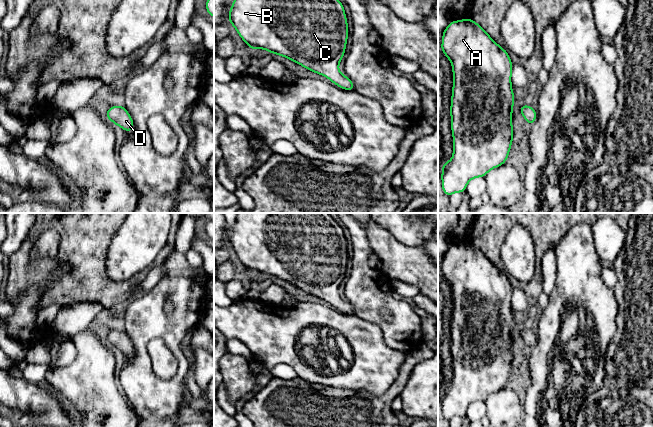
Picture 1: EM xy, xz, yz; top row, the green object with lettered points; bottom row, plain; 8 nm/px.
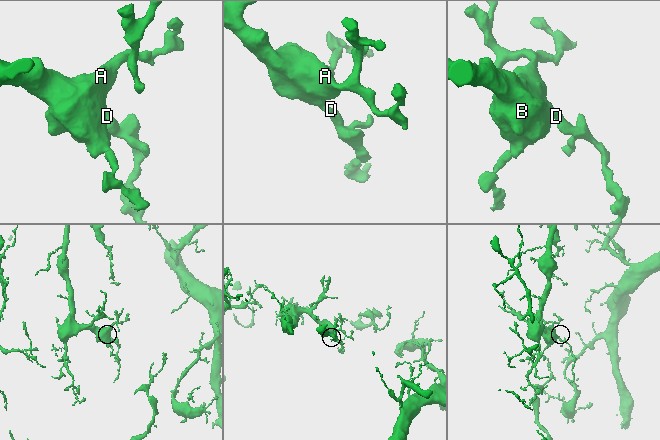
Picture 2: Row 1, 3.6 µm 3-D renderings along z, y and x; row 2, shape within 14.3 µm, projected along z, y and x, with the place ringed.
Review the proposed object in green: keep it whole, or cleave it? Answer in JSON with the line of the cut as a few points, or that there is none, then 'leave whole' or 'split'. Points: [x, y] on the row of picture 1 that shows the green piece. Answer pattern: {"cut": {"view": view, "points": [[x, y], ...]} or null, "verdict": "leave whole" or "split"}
{"cut": null, "verdict": "leave whole"}

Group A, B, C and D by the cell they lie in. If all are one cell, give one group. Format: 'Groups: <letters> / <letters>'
Groups: A B C D

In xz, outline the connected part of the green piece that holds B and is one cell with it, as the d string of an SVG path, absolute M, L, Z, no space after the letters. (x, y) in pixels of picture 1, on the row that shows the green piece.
M234 0L229 11L229 23L251 49L261 48L271 54L286 57L310 71L327 77L340 88L354 91L351 79L343 76L338 69L348 39L347 19L344 6L339 0Z

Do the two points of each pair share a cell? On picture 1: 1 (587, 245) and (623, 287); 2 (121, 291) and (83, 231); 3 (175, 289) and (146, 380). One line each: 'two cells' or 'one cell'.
1: two cells
2: one cell
3: one cell

